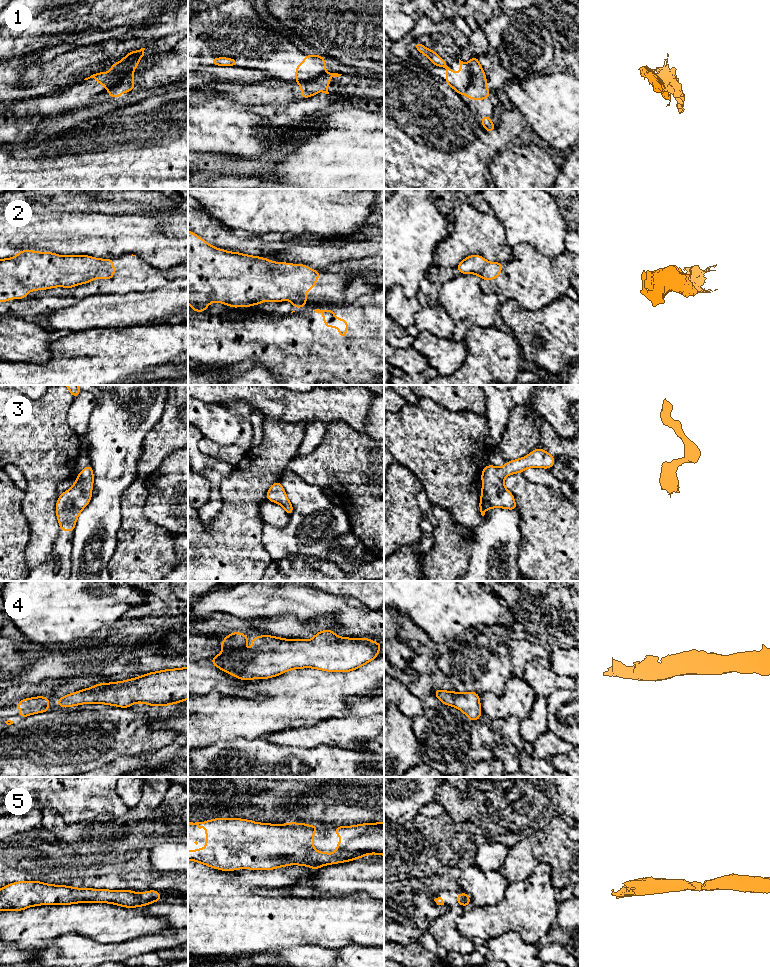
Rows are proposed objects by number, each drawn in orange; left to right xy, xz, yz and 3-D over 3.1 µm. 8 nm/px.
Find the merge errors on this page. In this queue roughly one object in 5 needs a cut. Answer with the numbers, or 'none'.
1

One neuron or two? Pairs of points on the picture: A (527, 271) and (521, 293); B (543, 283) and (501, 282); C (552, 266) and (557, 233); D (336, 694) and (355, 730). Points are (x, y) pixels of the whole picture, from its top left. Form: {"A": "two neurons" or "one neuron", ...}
{"A": "one neuron", "B": "one neuron", "C": "two neurons", "D": "two neurons"}

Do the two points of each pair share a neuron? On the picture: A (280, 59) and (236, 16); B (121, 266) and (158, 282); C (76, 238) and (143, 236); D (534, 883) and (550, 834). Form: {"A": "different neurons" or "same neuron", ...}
{"A": "same neuron", "B": "same neuron", "C": "same neuron", "D": "different neurons"}

